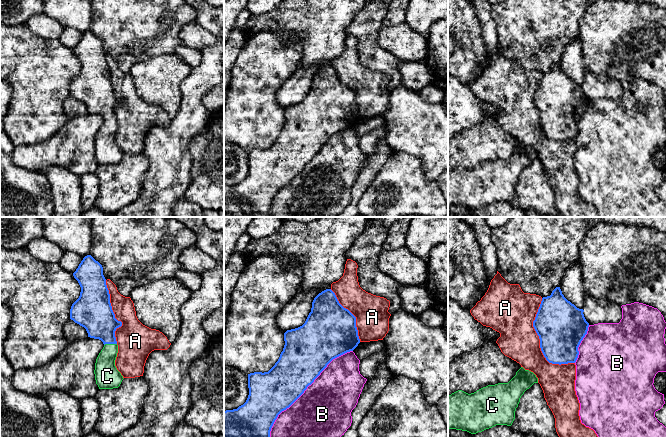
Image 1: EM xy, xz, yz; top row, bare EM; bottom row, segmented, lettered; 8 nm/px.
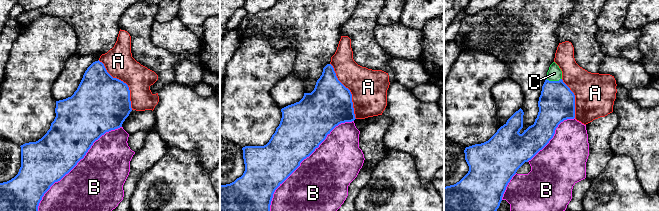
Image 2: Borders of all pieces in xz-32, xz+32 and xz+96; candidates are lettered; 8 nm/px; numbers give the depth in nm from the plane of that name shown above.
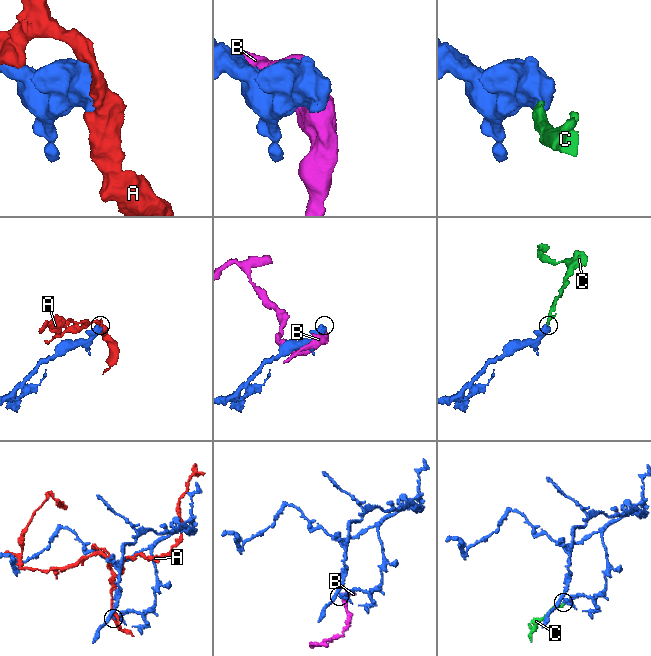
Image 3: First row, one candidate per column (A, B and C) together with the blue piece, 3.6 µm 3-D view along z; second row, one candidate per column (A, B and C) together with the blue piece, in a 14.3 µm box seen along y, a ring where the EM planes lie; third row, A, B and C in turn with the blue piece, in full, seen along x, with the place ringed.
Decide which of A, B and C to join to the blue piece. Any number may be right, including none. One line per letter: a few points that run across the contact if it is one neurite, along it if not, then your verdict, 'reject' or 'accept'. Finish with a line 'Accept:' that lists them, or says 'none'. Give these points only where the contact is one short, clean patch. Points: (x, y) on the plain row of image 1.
A: reject
B: reject
C: line xy (96, 92), (110, 119), (106, 149); accept
Accept: C

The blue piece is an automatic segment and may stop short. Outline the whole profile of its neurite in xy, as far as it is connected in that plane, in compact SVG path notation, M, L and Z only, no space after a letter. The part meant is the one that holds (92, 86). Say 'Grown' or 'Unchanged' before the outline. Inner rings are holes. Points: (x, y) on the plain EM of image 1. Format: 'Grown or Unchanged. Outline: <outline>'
Grown. Outline: M91 31L83 34L73 49L81 68L72 80L70 95L84 103L88 113L99 115L104 123L95 139L95 156L99 165L118 164L124 155L115 142L118 121L115 107L122 98L115 94L102 41Z

